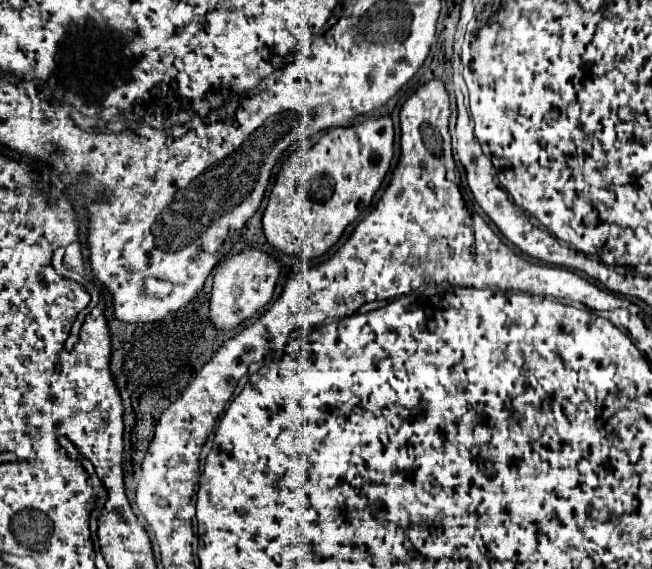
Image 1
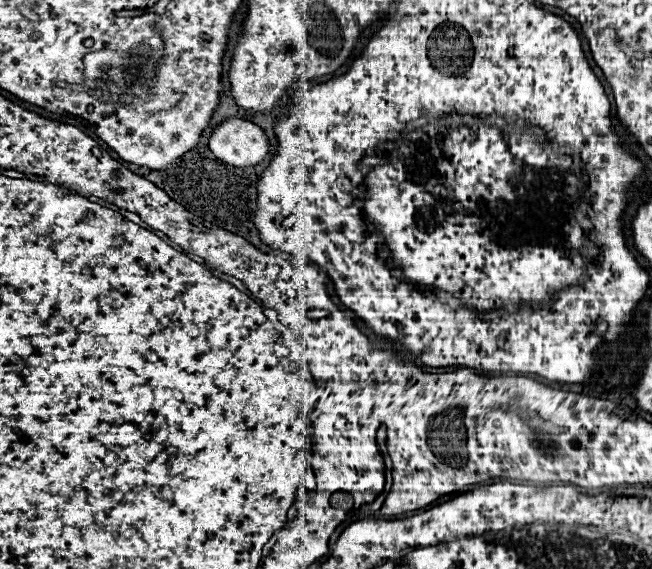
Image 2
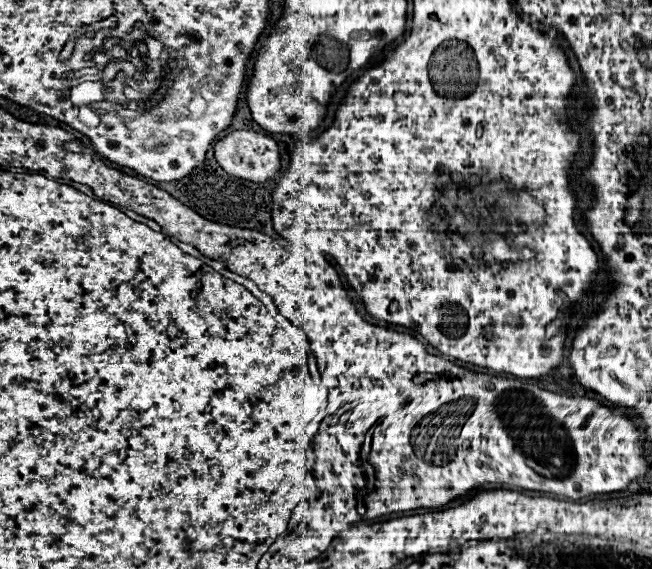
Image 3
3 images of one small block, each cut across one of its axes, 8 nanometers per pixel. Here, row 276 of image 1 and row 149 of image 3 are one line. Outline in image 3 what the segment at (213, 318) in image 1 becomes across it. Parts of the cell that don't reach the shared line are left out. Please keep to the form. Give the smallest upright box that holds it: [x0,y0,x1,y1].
[214,130,280,184]

